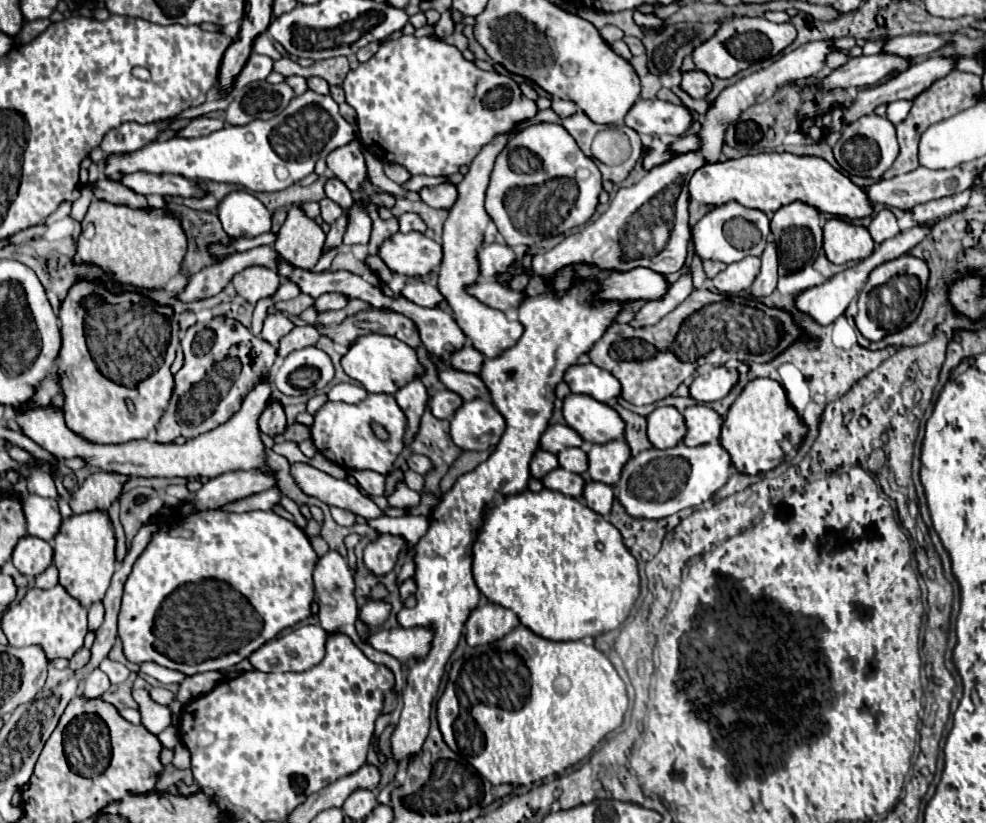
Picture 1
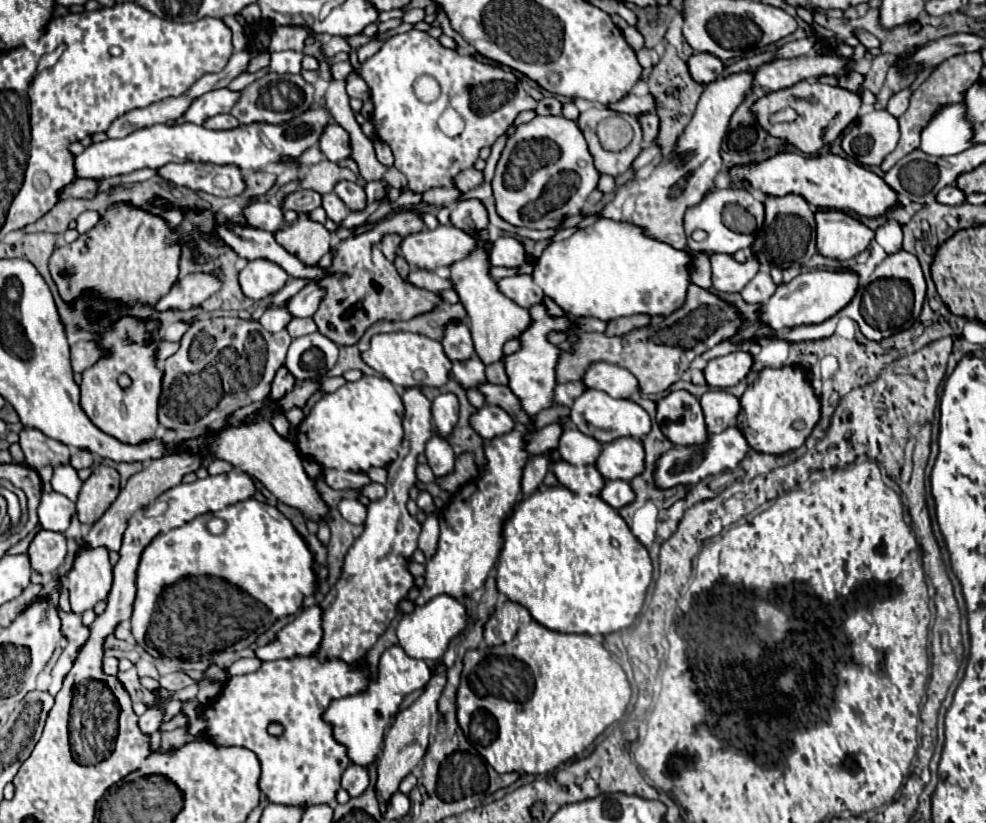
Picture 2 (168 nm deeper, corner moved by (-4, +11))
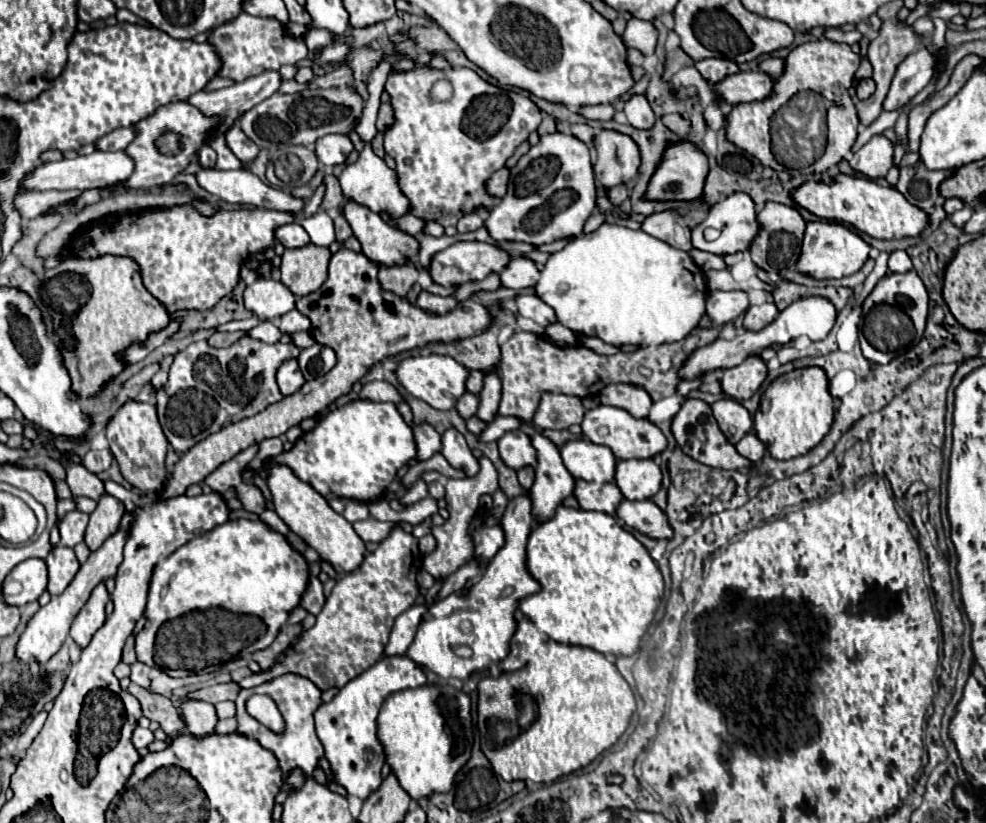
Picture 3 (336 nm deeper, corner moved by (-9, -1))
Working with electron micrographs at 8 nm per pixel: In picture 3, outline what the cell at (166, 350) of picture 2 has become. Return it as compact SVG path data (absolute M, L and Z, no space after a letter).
M147 382L142 387L139 387L139 389L141 389L141 391L134 398L135 401L151 403L153 405L156 405L156 401L153 401L153 403L152 403L153 396L156 397L156 393L155 393L154 388L150 382Z

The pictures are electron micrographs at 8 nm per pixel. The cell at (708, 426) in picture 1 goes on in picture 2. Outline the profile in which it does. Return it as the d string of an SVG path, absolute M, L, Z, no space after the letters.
M722 389L706 391L700 397L700 405L704 409L704 417L706 417L706 425L710 433L718 433L734 425L740 413L740 401Z

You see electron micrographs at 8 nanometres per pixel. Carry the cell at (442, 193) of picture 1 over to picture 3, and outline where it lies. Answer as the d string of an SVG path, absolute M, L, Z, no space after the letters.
M499 169L495 171L487 181L485 181L485 189L493 199L501 199L507 191L507 179L509 179L509 169Z

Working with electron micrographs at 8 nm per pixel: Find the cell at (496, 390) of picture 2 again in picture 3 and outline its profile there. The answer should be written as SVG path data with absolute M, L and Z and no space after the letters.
M521 419L525 427L533 429L531 443L537 451L537 465L535 465L535 483L529 489L531 499L535 499L535 511L533 515L537 521L551 519L555 509L561 505L565 497L573 493L575 479L573 475L565 469L559 447L547 439L541 429L537 429L531 421Z

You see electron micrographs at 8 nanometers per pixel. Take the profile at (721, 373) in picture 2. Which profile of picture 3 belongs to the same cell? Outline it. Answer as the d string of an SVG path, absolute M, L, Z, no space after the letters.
M747 357L741 365L725 369L721 377L721 389L729 397L743 401L749 399L765 381L767 377L767 365L761 357Z

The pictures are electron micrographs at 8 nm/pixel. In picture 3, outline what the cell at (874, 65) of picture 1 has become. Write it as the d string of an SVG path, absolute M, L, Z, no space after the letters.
M739 71L723 79L723 83L717 83L713 89L727 105L739 105L767 99L773 95L773 85L775 79L763 71Z

